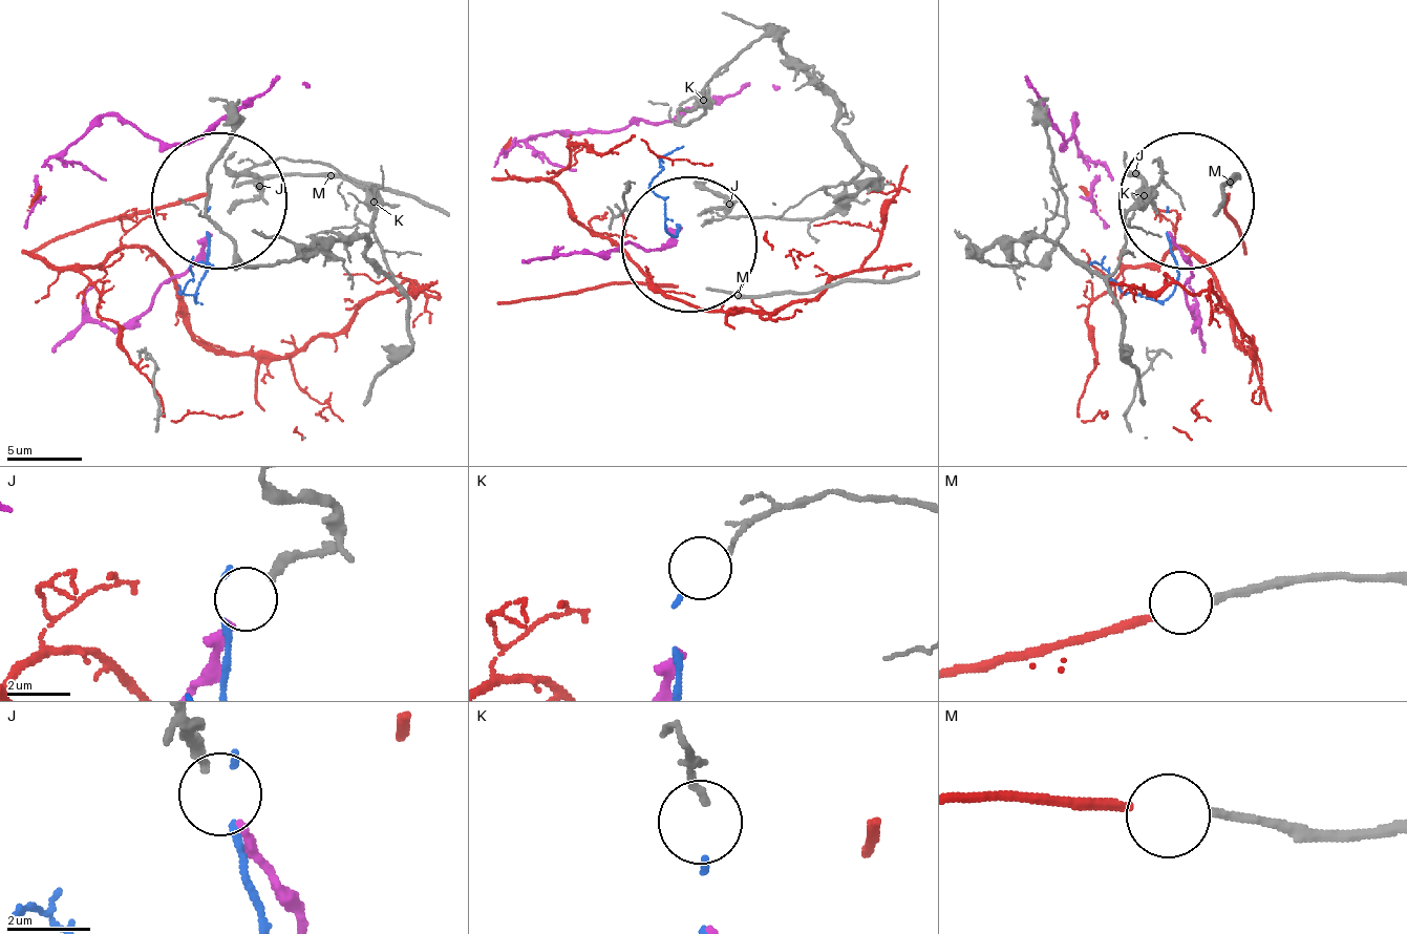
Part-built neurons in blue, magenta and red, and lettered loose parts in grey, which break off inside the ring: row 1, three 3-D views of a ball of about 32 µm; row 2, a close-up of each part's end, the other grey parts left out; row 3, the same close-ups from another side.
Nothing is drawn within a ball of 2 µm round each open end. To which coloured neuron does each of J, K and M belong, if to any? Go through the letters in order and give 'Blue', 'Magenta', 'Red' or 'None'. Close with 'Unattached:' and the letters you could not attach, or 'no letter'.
J: Magenta
K: Blue
M: Red
Unattached: no letter

